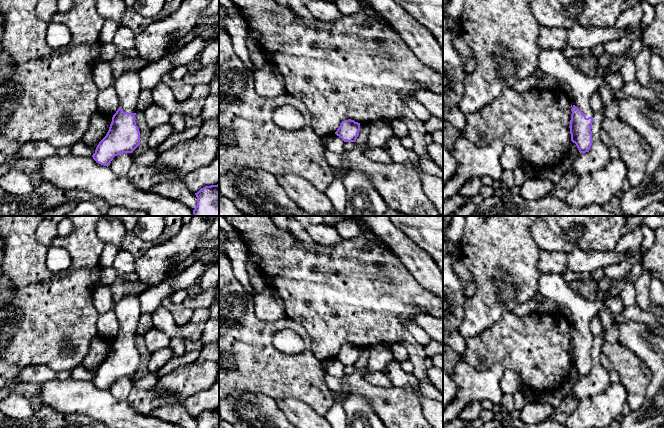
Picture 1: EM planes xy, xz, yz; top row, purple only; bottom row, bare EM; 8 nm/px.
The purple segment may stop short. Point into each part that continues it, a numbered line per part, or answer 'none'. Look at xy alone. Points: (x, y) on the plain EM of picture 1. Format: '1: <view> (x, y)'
1: xy (127, 310)

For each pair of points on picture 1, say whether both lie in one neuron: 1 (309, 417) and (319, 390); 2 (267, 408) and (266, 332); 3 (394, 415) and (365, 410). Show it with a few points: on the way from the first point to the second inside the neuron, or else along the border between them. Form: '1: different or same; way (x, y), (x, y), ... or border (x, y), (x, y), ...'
1: different; border (290, 398), (296, 398), (307, 403), (324, 416)
2: different; border (244, 391), (261, 392), (275, 400)
3: different; border (359, 394), (370, 401), (374, 412), (379, 417)

